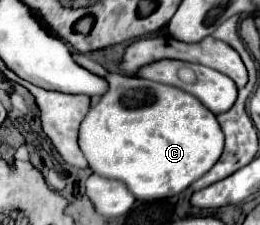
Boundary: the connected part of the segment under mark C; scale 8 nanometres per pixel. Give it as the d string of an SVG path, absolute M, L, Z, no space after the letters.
M109 73L109 91L89 109L79 129L79 147L93 173L123 181L135 199L165 199L185 191L193 181L203 177L223 153L223 131L217 117L191 93L141 77Z

